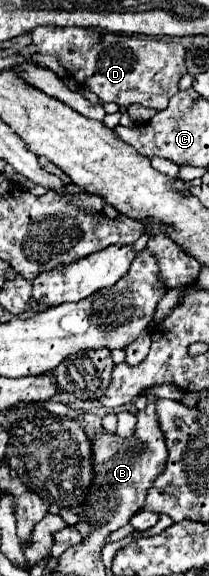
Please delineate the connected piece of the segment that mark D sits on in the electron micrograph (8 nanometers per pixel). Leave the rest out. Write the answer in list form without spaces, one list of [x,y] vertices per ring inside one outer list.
[[[40,26],[30,32],[34,46],[40,54],[50,54],[60,60],[60,64],[84,86],[88,86],[102,102],[114,102],[118,106],[142,104],[154,110],[164,110],[168,100],[178,92],[178,80],[186,74],[184,66],[184,48],[172,40],[148,38],[148,36],[128,36],[128,34],[110,34],[110,32],[94,32],[88,28],[56,28],[56,26]]]

